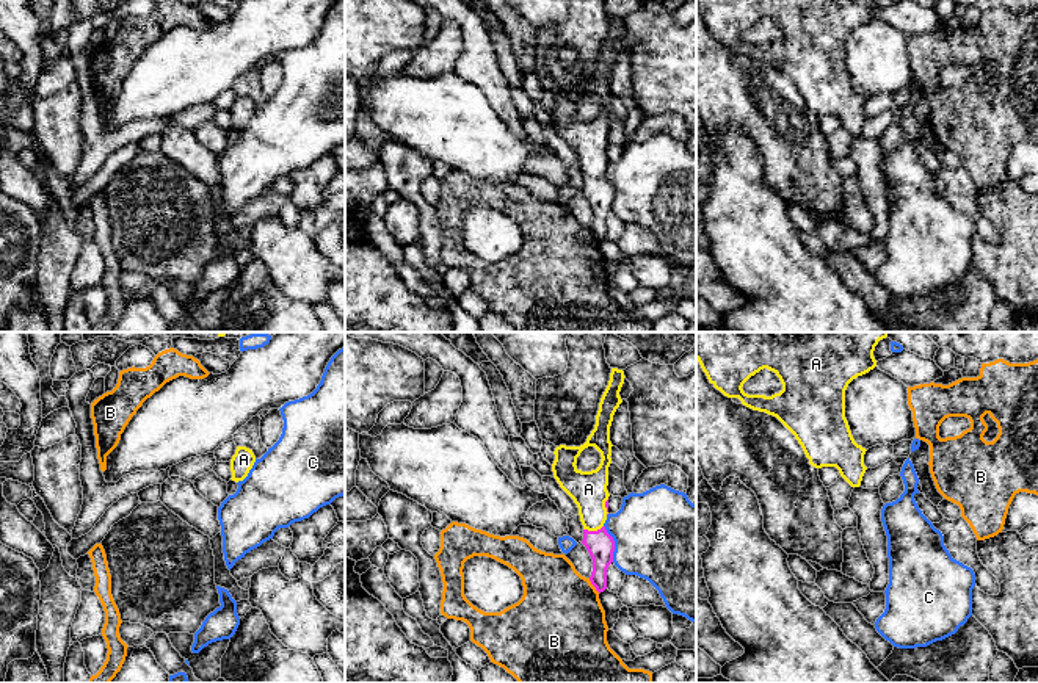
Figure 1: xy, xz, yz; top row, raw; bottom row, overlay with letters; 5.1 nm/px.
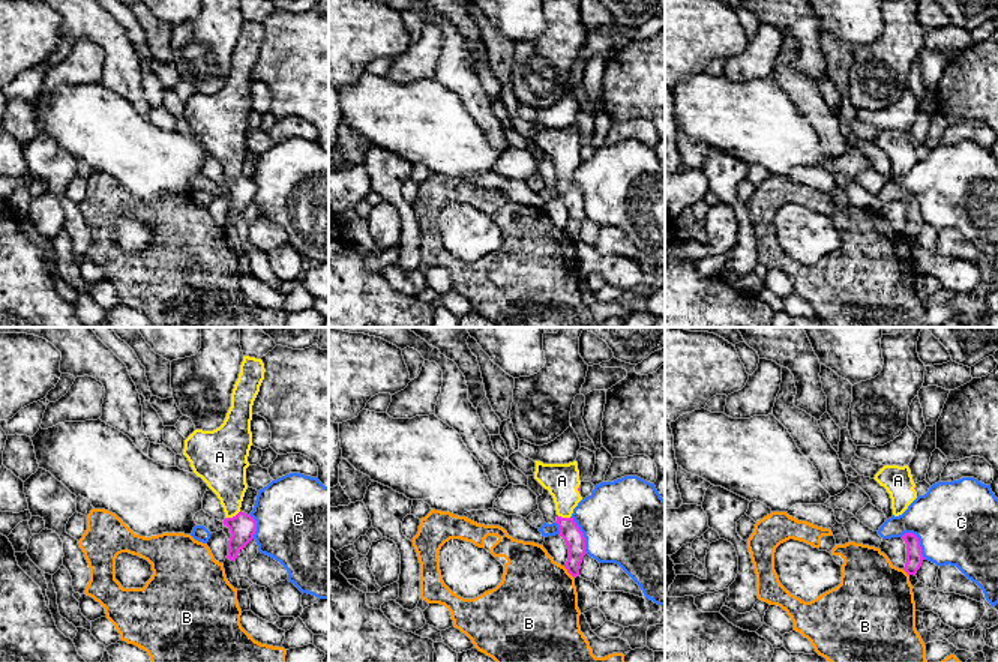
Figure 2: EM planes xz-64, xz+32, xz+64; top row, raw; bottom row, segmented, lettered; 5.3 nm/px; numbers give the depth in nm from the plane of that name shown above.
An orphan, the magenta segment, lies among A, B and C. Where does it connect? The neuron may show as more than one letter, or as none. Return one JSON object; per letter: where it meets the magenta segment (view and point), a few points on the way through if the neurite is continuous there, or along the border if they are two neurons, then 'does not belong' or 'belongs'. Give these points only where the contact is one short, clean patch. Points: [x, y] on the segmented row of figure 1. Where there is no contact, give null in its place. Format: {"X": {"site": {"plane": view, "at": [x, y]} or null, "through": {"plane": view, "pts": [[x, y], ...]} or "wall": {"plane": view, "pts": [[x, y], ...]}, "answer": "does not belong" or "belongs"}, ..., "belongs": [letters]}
{"A": {"site": {"plane": "xz", "at": [593, 531]}, "through": {"plane": "xz", "pts": [[599, 544], [593, 531], [593, 502], [588, 489]]}, "answer": "belongs"}, "B": {"site": {"plane": "xz", "at": [593, 585]}, "wall": {"plane": "xz", "pts": [[588, 578], [599, 592]]}, "answer": "does not belong"}, "C": {"site": {"plane": "xz", "at": [613, 544]}, "answer": "does not belong"}, "belongs": ["A"]}

